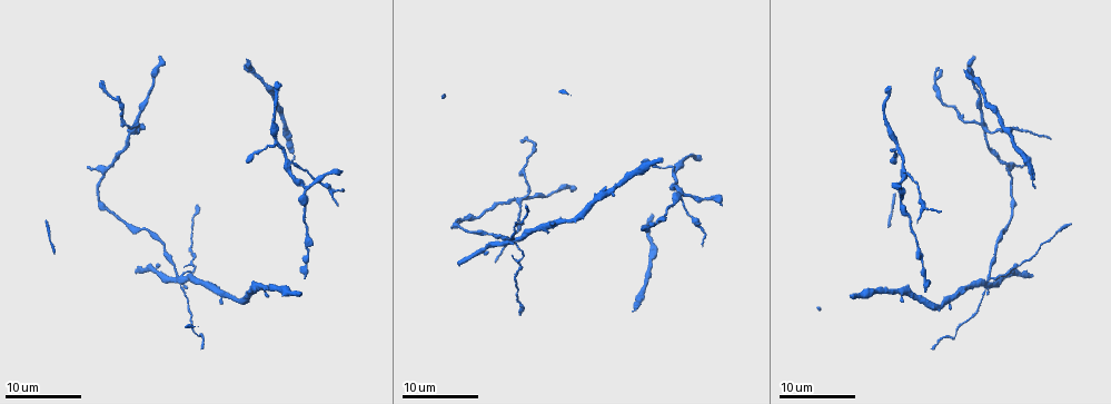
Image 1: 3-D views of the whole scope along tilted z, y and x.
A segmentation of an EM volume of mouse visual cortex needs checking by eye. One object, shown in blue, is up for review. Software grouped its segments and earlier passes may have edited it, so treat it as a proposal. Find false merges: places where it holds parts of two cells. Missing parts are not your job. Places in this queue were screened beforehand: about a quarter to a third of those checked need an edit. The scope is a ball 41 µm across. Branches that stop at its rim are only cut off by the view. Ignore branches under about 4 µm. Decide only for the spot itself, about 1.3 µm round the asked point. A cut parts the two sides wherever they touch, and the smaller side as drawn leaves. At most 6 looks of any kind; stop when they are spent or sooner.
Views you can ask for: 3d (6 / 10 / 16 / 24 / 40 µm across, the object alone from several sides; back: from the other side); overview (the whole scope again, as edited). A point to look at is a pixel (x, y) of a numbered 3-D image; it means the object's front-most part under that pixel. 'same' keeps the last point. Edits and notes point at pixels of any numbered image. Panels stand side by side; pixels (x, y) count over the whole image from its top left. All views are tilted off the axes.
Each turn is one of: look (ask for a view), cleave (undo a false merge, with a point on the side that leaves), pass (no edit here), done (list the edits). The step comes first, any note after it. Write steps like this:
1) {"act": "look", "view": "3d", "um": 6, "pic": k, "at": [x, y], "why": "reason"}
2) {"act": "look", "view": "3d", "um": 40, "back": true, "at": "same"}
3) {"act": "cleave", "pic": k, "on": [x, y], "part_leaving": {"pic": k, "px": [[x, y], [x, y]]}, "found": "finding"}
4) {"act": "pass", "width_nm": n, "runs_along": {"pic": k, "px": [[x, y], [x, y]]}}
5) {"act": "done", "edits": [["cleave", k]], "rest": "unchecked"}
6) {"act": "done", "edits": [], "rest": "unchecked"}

{"act": "look", "view": "3d", "um": 16, "pic": 1, "at": [288, 160], "why": "three arms meet"}

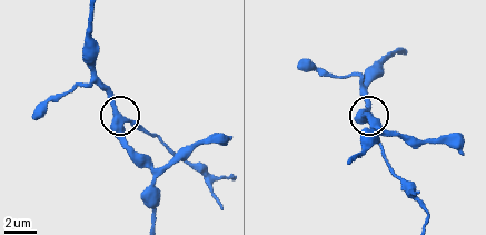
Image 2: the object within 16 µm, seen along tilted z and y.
{"act": "look", "view": "3d", "um": 6, "pic": 2, "at": [122, 118]}

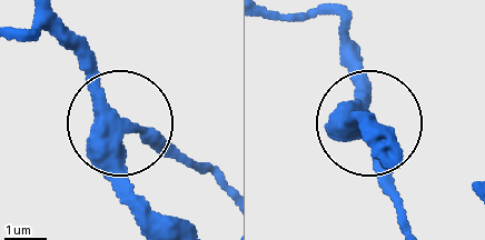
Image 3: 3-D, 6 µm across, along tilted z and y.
{"act": "pass", "side_arm_um": 11, "runs_along": {"pic": 3, "px": [[168, 220], [136, 188], [119, 126], [189, 164]]}, "found": "continuous, no second cell"}

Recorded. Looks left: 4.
{"act": "look", "view": "3d", "um": 6, "pic": 1, "at": [518, 203], "why": "looks like a crossing"}

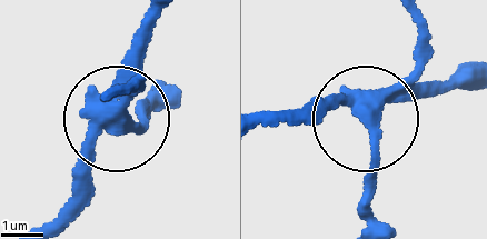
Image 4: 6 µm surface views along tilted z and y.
{"act": "cleave", "pic": 4, "on": [135, 89], "arms": 4, "found": "a second cell is stuck on"}

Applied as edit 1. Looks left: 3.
{"act": "look", "view": "3d", "um": 10, "pic": 1, "at": [183, 286]}

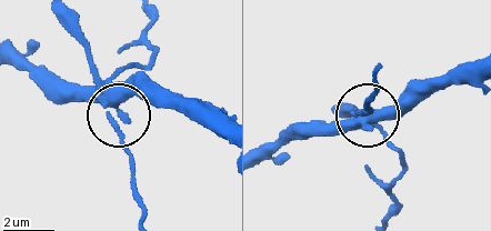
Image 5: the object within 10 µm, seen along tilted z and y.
{"act": "look", "view": "3d", "um": 10, "back": true, "pic": 5, "at": [111, 113], "why": "other side"}

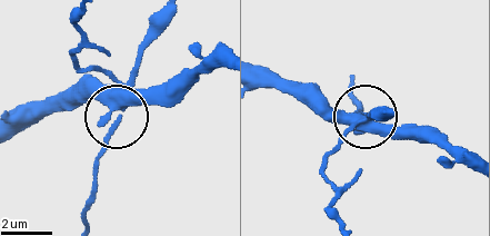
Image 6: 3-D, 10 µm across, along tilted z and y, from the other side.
{"act": "cleave", "pic": 6, "on": [107, 137], "arms": 3, "part_leaving": {"pic": 6, "px": [[127, 105], [98, 163], [87, 219]]}, "found": "two cells meet here"}

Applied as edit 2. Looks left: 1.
{"act": "done", "edits": [["cleave", 4], ["cleave", 6]], "rest": "unchecked"}

